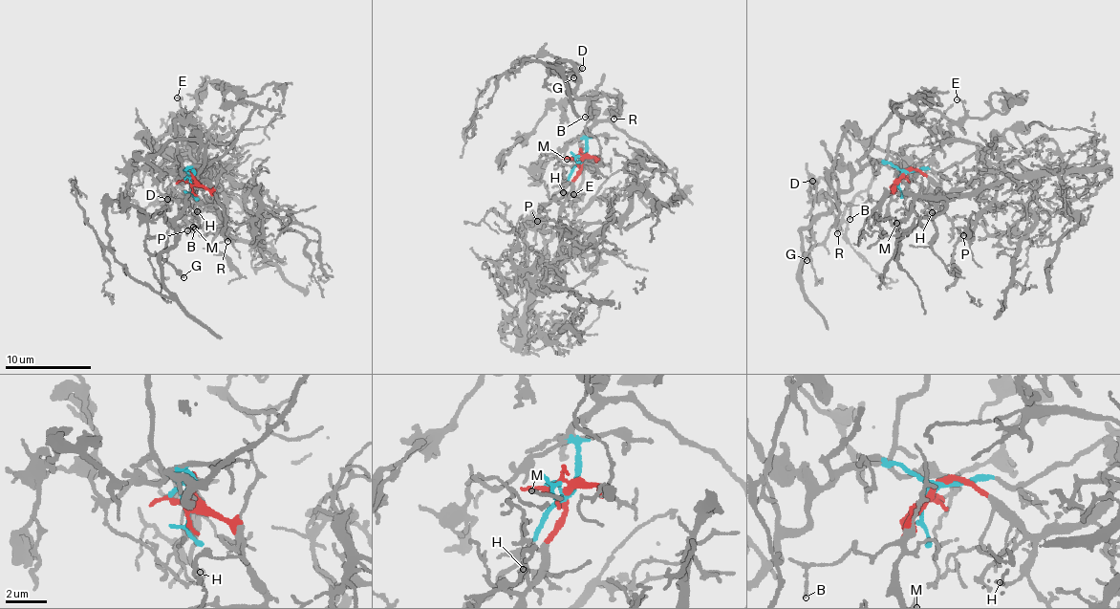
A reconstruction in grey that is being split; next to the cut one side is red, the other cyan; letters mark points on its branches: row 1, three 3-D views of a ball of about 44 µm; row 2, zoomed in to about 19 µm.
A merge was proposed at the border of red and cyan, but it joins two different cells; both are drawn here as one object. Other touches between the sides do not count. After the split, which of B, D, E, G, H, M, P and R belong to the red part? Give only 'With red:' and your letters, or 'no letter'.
With red: B, H, M, P

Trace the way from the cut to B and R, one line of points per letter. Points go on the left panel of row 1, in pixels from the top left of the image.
B: (192, 178), (211, 192), (215, 200), (212, 206), (196, 206), (199, 224), (194, 228)
R: (190, 178), (192, 170), (184, 170), (194, 186), (184, 201), (198, 181), (205, 181), (226, 216), (227, 240)

